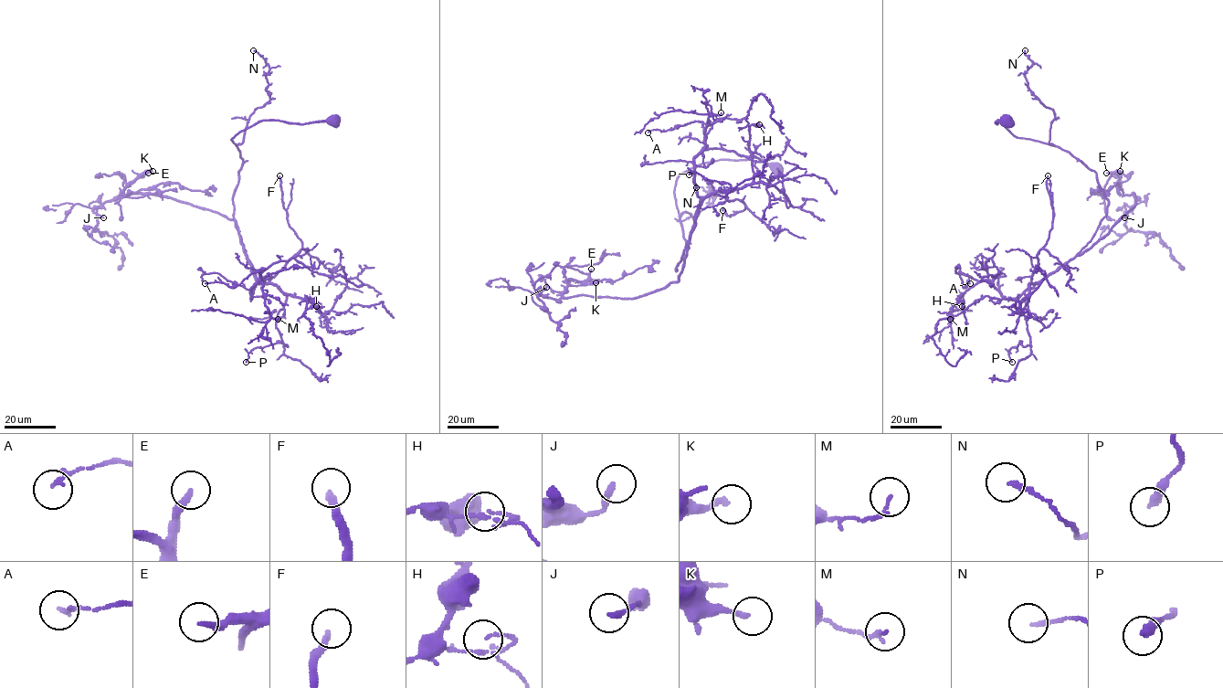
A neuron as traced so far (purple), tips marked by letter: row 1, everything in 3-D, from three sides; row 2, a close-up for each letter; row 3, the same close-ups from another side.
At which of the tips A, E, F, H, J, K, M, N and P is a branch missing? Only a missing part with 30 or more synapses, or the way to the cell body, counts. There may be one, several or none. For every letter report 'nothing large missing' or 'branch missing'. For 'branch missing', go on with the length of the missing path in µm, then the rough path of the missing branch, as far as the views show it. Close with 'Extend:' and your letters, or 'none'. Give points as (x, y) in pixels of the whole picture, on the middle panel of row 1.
A: nothing large missing
E: branch missing | 40 µm | (591, 269), (638, 256), (652, 248), (669, 227)
F: branch missing | 70 µm | (722, 210), (722, 202), (736, 197), (733, 192), (720, 190), (723, 190), (718, 205), (722, 209)
H: nothing large missing
J: nothing large missing
K: nothing large missing
M: nothing large missing
N: nothing large missing
P: nothing large missing
Extend: E, F

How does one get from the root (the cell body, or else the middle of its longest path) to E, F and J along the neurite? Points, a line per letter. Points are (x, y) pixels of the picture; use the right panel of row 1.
E: (1007, 121), (996, 122), (1096, 173), (1107, 213), (1079, 254), (1135, 204), (1106, 173)
F: (1007, 121), (996, 122), (1093, 170), (1109, 202), (1092, 238), (1033, 283), (1052, 226), (1048, 175)
J: (1007, 121), (996, 122), (1070, 152), (1096, 173), (1107, 213), (1079, 254), (1135, 204), (1133, 194), (1124, 217)

